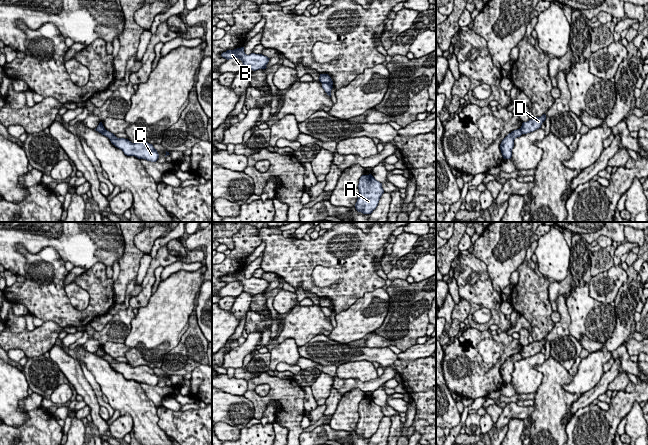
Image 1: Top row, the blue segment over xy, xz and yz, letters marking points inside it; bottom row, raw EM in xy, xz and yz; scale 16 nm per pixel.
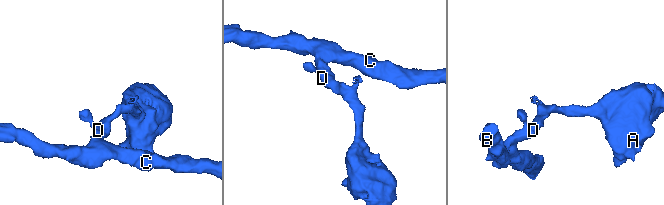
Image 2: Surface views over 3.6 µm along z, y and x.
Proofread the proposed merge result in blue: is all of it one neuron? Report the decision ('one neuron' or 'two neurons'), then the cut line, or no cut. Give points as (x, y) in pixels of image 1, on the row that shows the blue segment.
two neurons | xz (322, 82), (327, 82), (331, 86)

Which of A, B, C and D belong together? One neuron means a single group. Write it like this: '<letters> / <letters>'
A D / B C

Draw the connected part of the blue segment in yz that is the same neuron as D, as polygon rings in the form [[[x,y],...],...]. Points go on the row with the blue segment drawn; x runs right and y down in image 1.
[[[543,114],[541,117],[533,117],[532,119],[529,119],[527,122],[523,122],[520,130],[523,134],[533,132],[541,128],[541,125],[545,120],[545,114]]]

